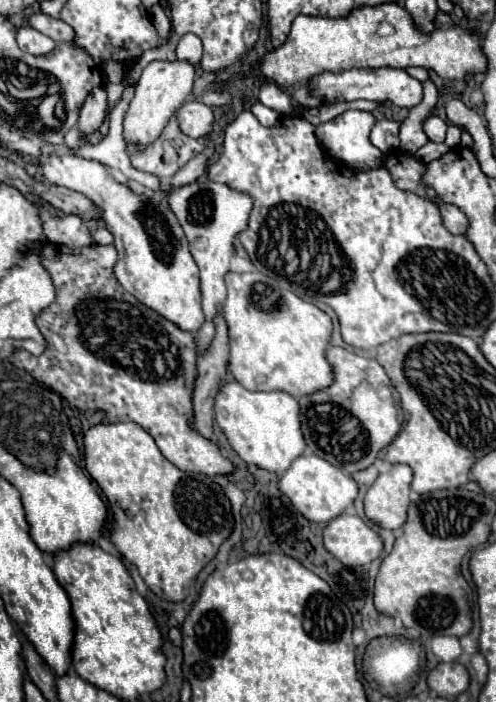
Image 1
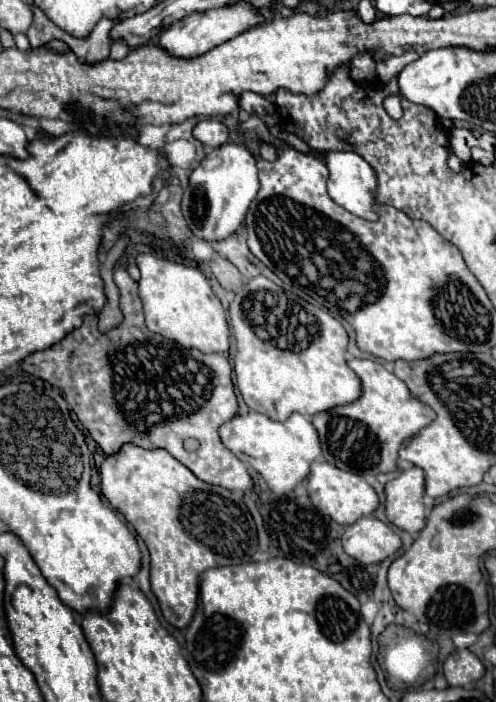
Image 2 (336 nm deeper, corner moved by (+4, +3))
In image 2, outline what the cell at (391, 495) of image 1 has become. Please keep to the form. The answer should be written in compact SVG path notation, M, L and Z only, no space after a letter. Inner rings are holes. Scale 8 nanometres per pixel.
M417 466L385 484L385 514L391 524L409 534L417 534L425 526L423 488L425 474Z

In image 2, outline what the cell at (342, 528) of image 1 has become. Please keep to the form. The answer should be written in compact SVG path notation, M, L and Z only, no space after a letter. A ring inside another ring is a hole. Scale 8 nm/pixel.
M363 516L341 536L343 550L361 564L377 564L401 548L401 538L381 520Z

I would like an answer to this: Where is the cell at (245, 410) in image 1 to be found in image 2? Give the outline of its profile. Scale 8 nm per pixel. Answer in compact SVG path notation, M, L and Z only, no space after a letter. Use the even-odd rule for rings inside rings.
M249 410L245 414L233 416L219 428L219 436L223 444L237 456L245 458L247 462L255 464L257 472L265 478L267 486L277 494L291 492L301 480L307 478L309 466L313 460L321 456L321 444L317 430L313 428L311 420L303 414L291 414L285 422L271 420L269 416Z

